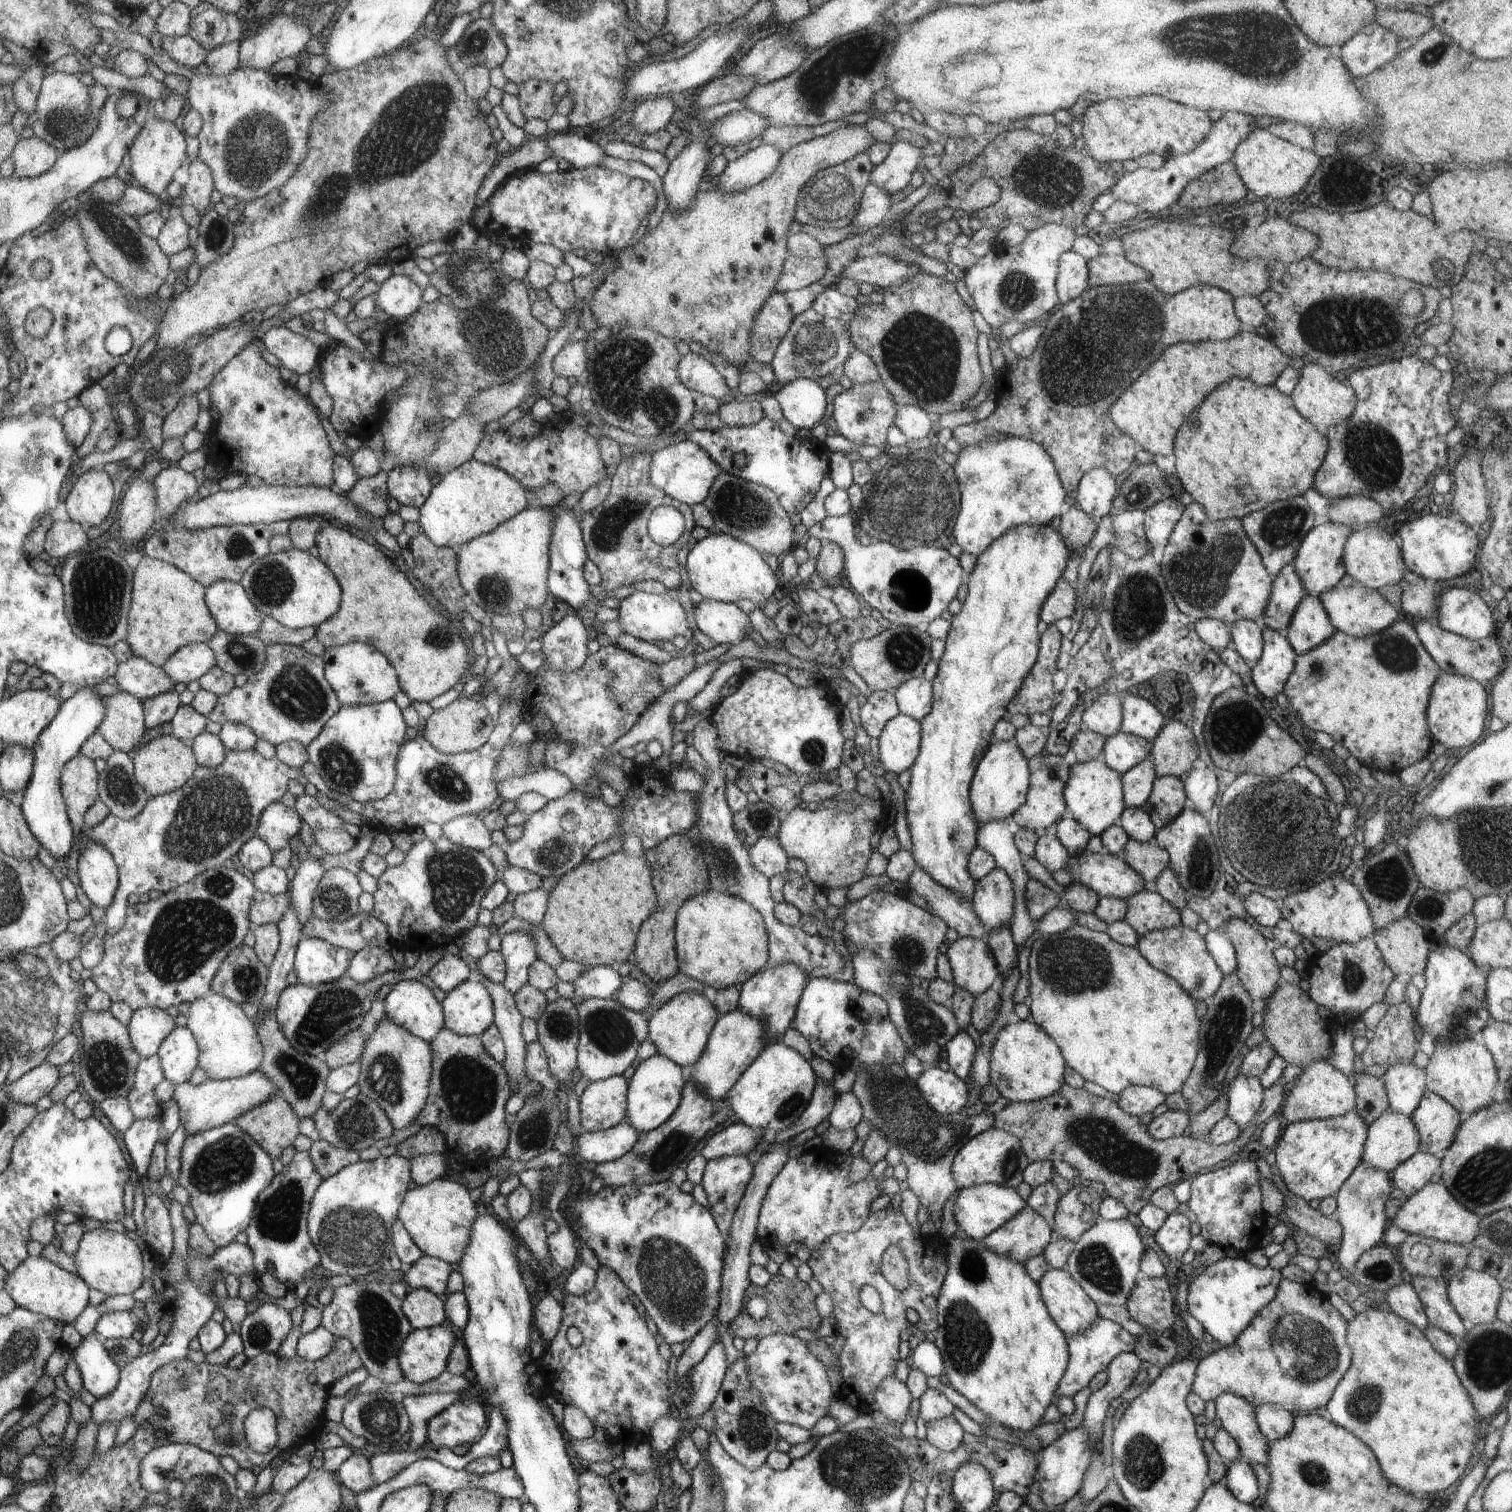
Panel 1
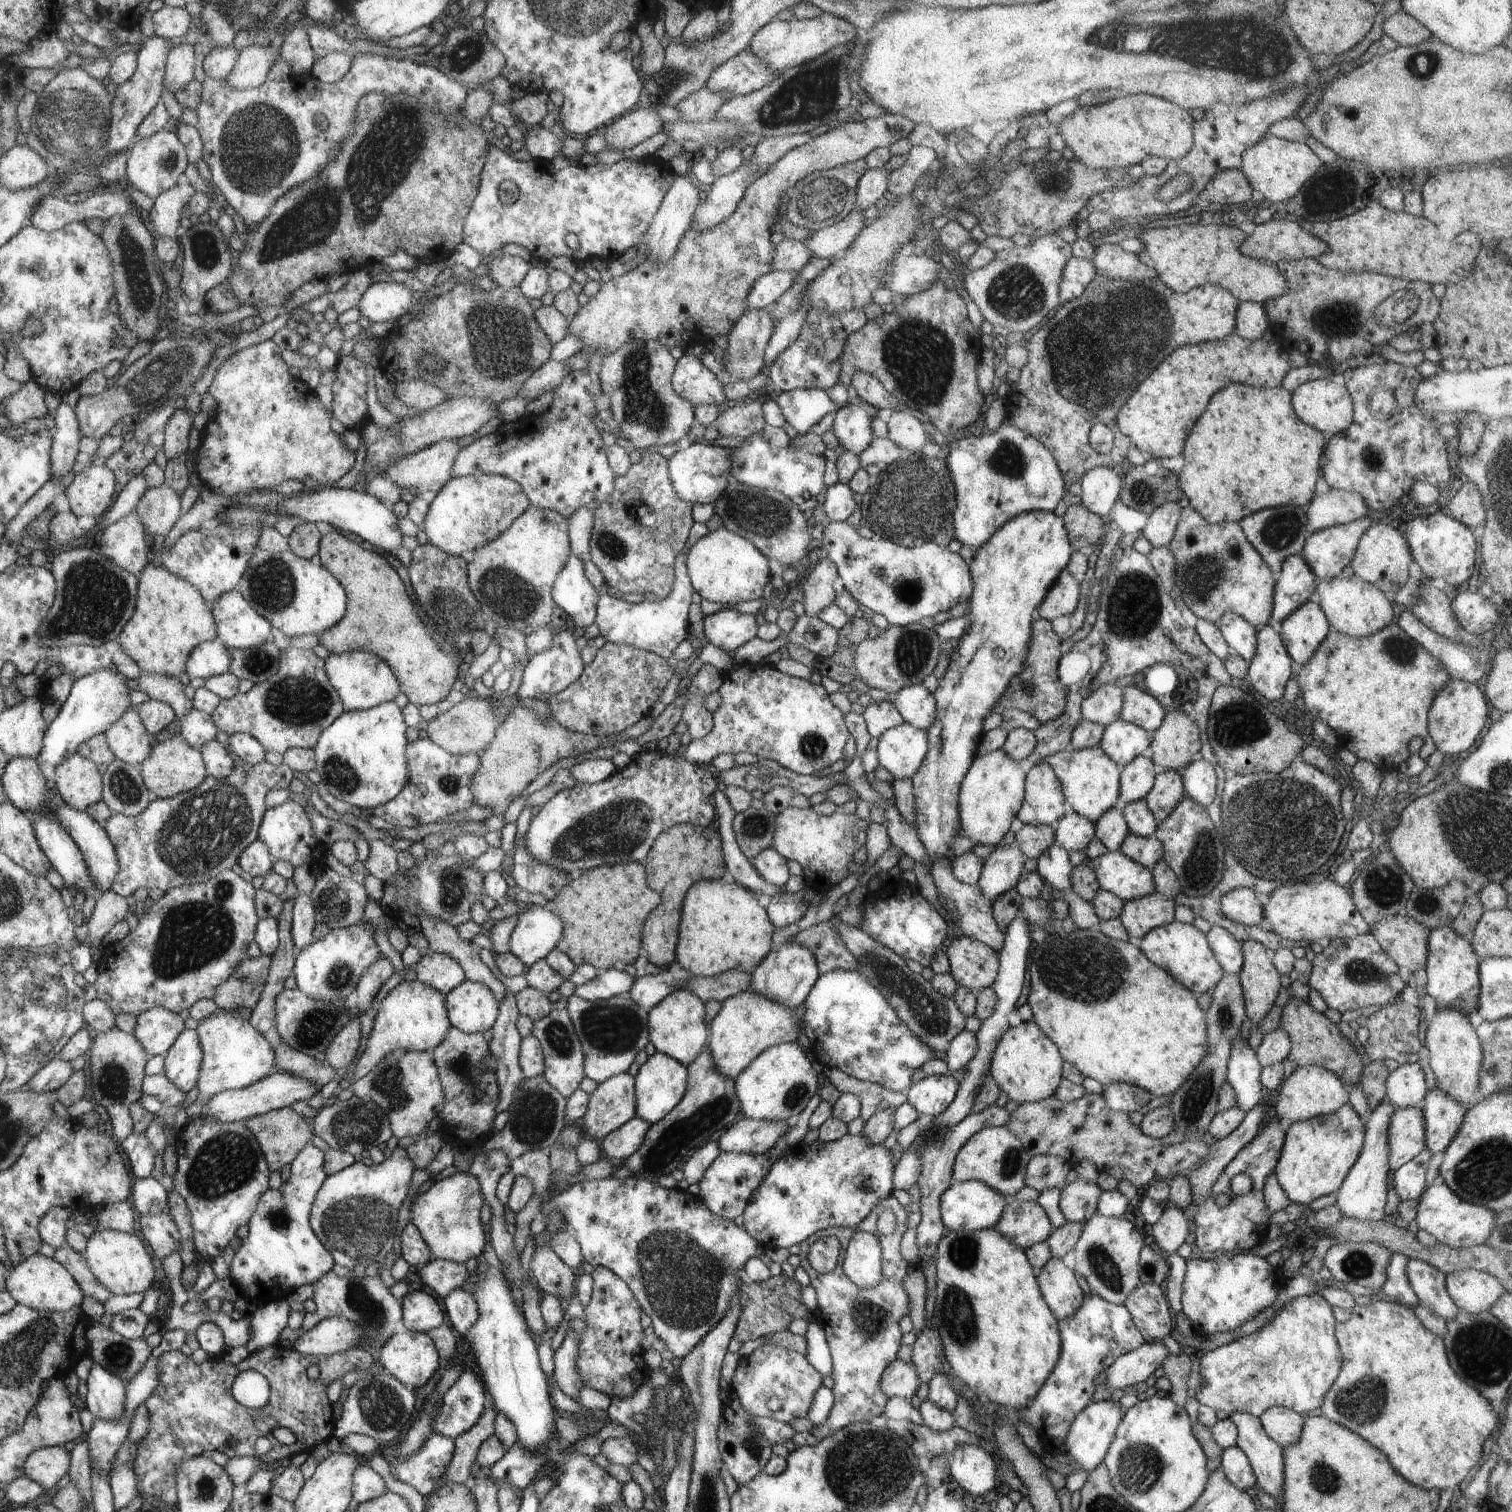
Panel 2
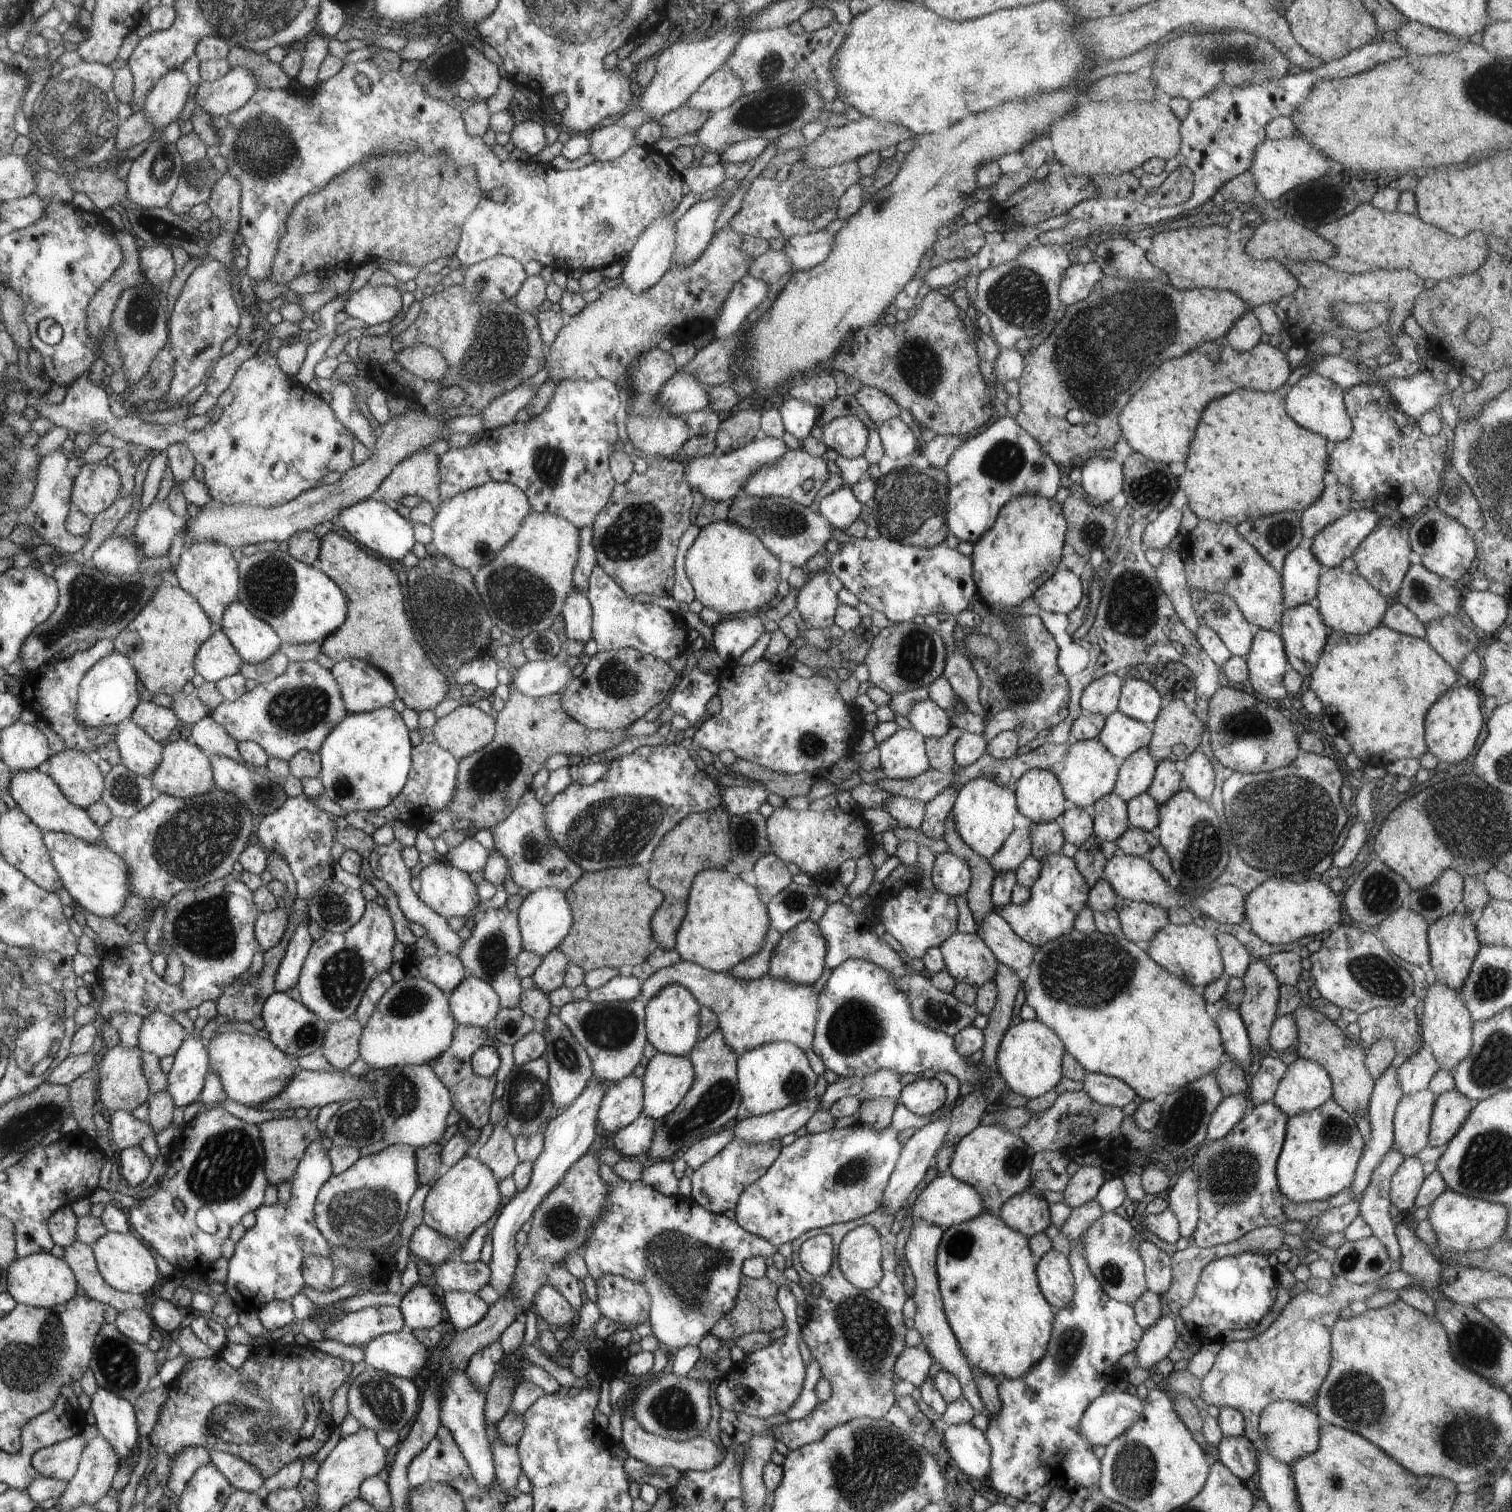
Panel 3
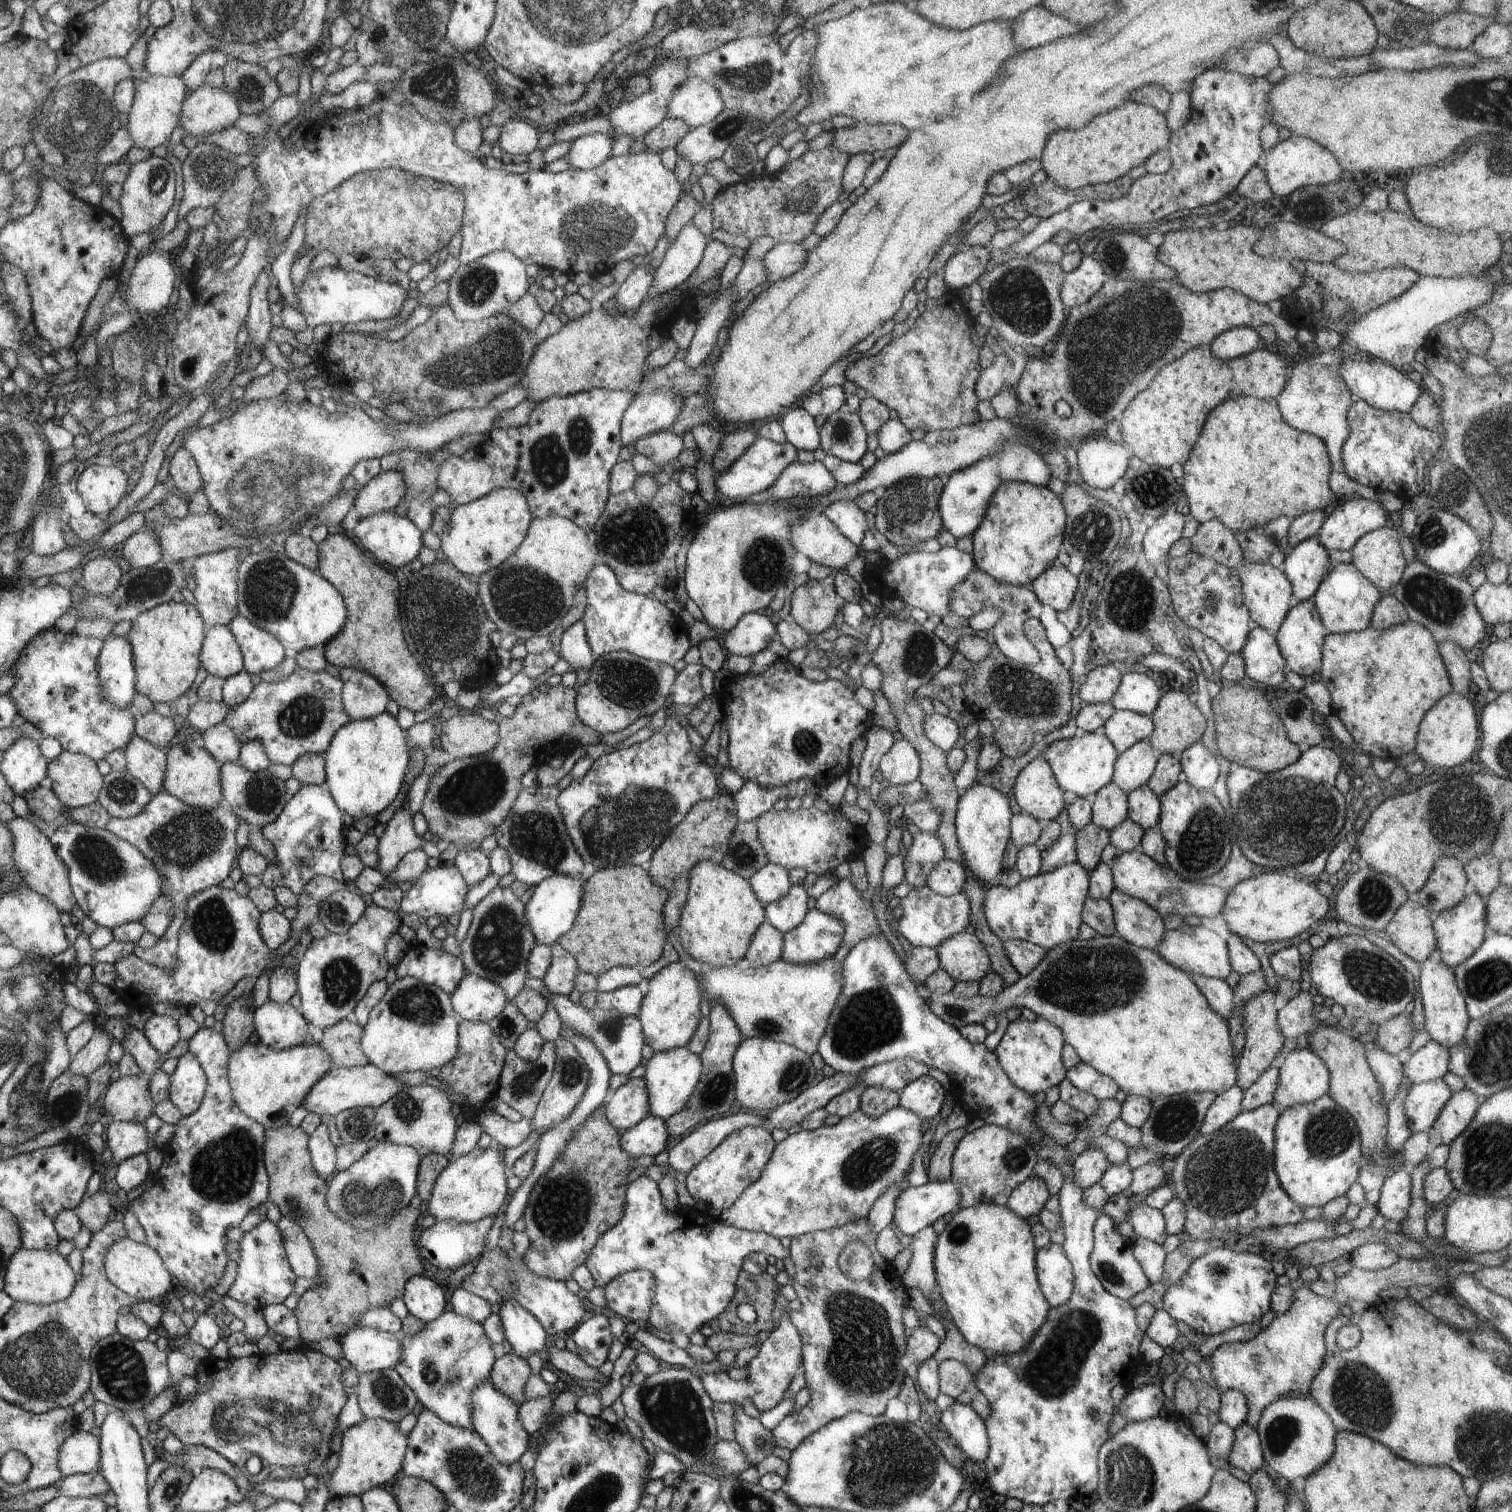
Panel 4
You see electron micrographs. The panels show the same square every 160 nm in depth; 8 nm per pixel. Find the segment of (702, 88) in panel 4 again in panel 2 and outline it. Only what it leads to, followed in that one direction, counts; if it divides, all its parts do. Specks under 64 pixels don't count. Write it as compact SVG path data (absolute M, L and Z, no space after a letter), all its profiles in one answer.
M748 48L720 65L708 78L705 87L711 93L724 93L730 98L744 96L762 88L777 74Z

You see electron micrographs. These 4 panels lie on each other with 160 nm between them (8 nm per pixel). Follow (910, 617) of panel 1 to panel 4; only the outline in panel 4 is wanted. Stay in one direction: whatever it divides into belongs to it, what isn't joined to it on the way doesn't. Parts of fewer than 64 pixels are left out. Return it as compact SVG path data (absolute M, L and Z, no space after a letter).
M941 548L938 552L905 552L896 561L882 561L872 573L865 570L864 576L867 581L874 585L874 591L881 599L896 598L906 605L919 608L929 615L944 617L952 612L950 598L954 596L954 588L962 584L968 574L975 570L974 558L958 548Z

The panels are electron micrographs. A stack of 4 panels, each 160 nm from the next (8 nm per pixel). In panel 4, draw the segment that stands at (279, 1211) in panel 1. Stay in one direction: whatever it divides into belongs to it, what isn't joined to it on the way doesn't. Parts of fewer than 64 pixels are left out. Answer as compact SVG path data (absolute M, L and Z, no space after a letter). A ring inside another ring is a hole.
M324 1120L312 1132L308 1151L311 1154L312 1167L316 1174L328 1182L338 1172L338 1151L330 1141L328 1126ZM267 1219L262 1220L250 1232L244 1233L239 1245L240 1257L236 1262L236 1280L227 1296L237 1302L254 1306L258 1310L260 1306L283 1304L284 1300L294 1292L292 1288L294 1288L295 1270L288 1259L285 1236L279 1224Z

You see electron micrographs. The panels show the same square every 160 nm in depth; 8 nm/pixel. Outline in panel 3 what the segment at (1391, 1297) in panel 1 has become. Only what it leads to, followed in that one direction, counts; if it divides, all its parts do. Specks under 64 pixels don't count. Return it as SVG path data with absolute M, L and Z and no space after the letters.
M1394 1146L1390 1148L1374 1169L1370 1184L1359 1200L1360 1216L1370 1226L1373 1235L1386 1247L1395 1269L1401 1260L1401 1248L1395 1233L1396 1219L1390 1216L1389 1190L1391 1178L1404 1159L1400 1150Z

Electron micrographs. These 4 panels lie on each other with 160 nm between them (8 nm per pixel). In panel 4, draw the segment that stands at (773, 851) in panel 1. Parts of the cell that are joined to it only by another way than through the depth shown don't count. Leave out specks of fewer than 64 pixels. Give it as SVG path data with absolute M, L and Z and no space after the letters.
M768 863L748 879L748 882L754 888L755 894L767 906L788 894L793 884L790 882L789 874L790 870Z

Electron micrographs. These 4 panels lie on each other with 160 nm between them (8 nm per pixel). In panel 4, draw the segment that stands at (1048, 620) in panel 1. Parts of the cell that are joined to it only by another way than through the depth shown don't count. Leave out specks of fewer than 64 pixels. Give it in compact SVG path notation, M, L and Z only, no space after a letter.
M1064 566L1048 568L1031 583L1035 599L1050 606L1056 613L1068 610L1078 588L1078 578Z

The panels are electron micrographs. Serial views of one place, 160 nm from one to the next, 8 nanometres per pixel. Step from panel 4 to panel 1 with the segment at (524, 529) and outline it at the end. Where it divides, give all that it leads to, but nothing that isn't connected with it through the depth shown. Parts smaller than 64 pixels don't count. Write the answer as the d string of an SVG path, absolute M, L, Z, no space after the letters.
M471 459L436 482L427 503L419 509L418 524L435 546L458 549L527 509L526 491L506 471Z

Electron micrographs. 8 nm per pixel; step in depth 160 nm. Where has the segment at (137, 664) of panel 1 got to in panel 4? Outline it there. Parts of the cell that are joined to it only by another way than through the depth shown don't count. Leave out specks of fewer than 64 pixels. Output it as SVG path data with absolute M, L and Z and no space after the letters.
M299 667L281 682L260 682L258 686L253 687L248 700L237 706L228 707L223 701L218 703L198 700L188 711L185 720L195 730L199 729L202 732L216 724L224 723L236 734L240 744L251 741L260 742L271 763L278 765L292 765L304 754L327 753L335 734L352 720L343 706L343 680L331 676L326 671L315 672Z

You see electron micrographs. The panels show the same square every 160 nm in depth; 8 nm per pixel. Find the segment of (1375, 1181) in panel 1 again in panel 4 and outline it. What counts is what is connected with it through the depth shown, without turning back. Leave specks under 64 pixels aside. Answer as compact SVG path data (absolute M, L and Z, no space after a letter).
M1366 1041L1364 1044L1370 1069L1382 1088L1382 1100L1386 1106L1390 1106L1390 1102L1396 1098L1402 1078L1404 1078L1403 1064L1397 1055L1392 1056L1392 1054L1378 1050L1374 1041Z

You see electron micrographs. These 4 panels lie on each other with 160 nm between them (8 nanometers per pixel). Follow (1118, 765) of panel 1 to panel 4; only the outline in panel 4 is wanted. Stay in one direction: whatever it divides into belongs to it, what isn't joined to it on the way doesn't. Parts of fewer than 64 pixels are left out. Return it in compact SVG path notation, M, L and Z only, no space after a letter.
M1116 710L1104 724L1104 732L1119 754L1142 740L1148 739L1154 732L1150 715L1132 711Z

